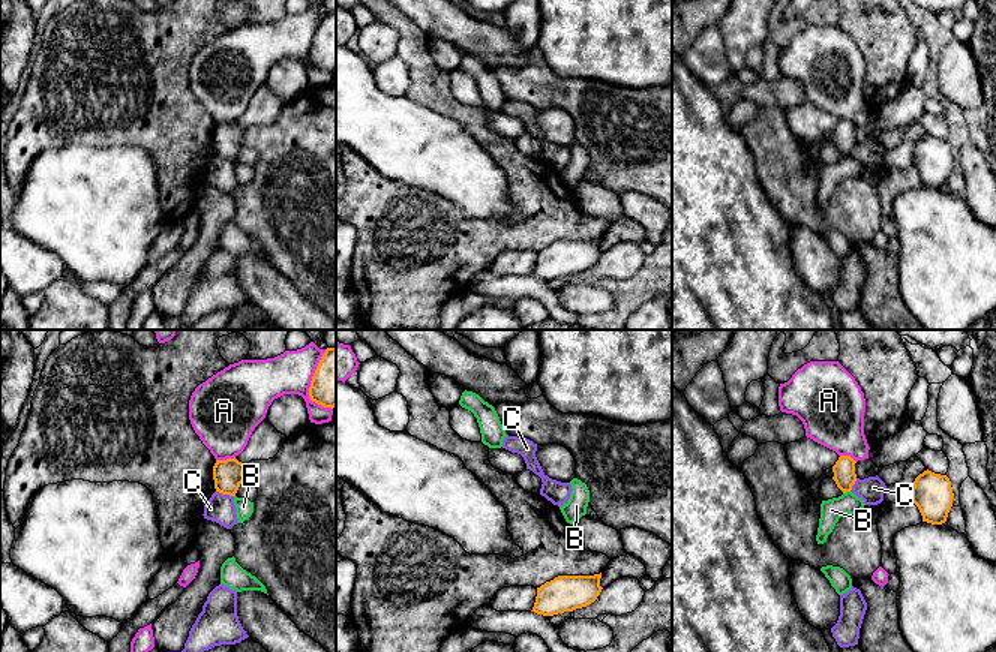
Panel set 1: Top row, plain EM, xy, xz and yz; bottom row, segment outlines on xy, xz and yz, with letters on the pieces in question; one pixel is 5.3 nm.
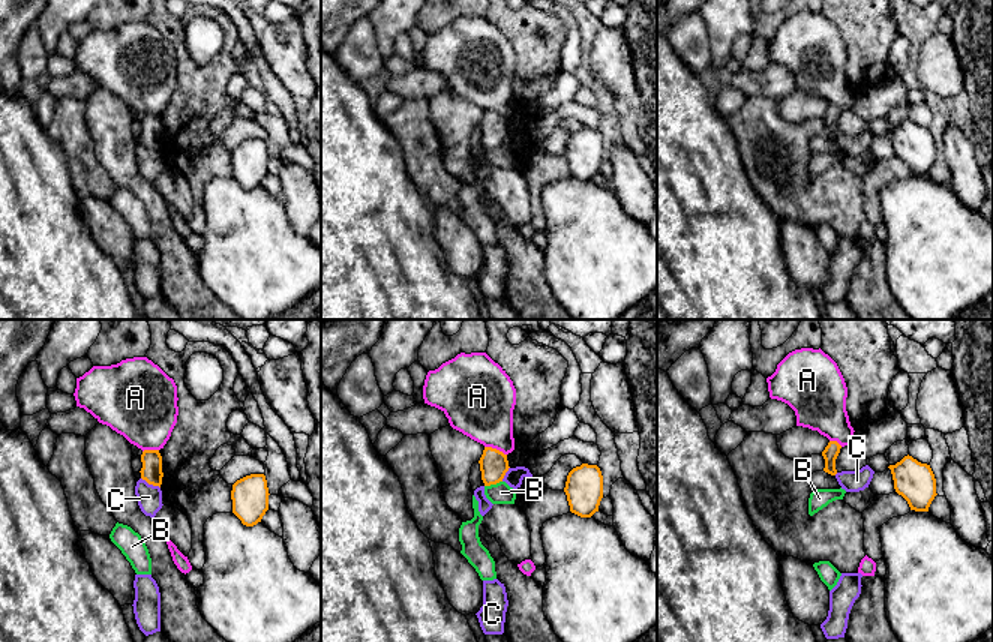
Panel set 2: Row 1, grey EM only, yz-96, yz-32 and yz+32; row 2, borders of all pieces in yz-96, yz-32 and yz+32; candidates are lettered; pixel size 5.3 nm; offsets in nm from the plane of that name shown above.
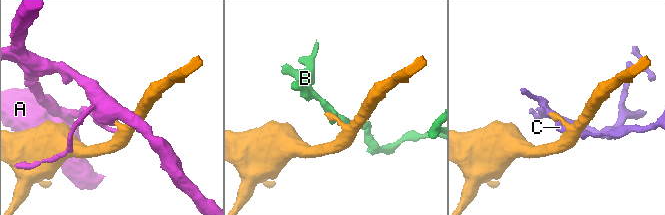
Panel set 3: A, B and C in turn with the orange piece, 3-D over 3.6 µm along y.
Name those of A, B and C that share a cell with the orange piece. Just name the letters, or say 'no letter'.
no letter

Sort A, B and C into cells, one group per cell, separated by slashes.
A / B / C

